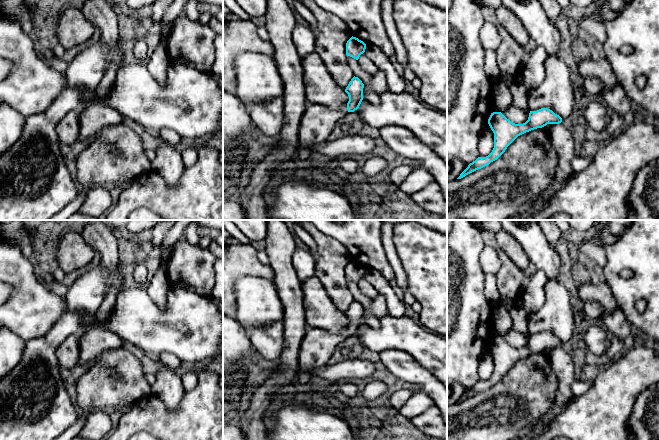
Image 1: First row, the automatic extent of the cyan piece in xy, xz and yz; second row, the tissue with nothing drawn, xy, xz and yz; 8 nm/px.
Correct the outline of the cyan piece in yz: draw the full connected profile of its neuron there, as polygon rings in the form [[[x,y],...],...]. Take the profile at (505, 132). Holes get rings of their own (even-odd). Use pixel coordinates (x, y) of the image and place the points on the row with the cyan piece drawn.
[[[548,108],[530,111],[528,120],[523,124],[511,122],[501,112],[491,113],[488,124],[494,133],[492,152],[486,157],[478,157],[470,163],[457,179],[461,179],[497,160],[518,136],[531,130],[542,128],[547,124],[559,124],[561,122],[562,118]]]

